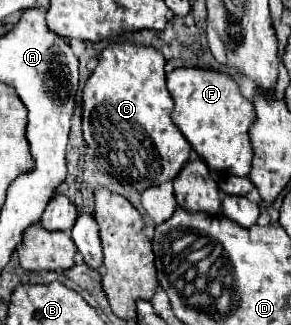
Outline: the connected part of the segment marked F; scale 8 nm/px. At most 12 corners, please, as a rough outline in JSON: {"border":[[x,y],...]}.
{"border":[[224,72],[166,74],[174,124],[208,168],[248,176],[254,104]]}

